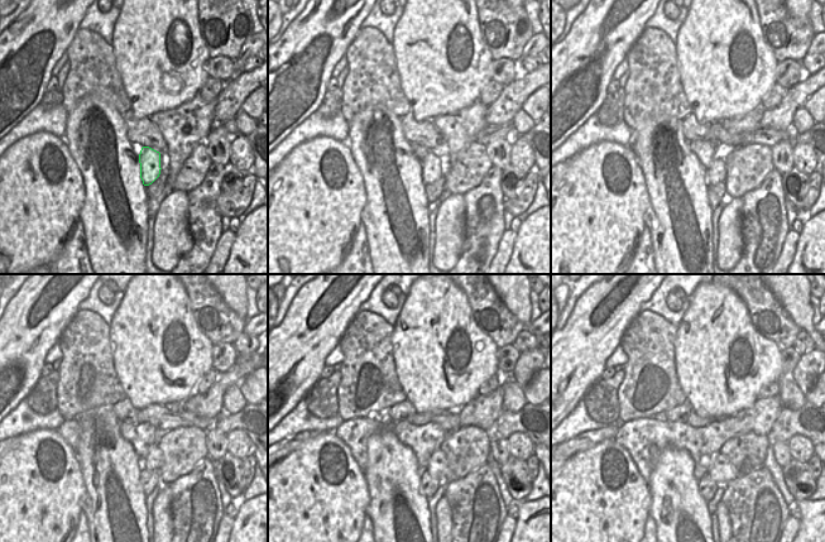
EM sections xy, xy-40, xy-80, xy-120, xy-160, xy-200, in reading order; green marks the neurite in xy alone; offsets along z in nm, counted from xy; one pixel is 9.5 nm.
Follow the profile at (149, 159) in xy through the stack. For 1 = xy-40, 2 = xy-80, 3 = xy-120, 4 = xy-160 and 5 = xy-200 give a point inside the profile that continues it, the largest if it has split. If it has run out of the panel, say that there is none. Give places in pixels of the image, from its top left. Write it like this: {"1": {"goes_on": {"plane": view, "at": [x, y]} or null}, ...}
{"1": {"goes_on": {"plane": "xy-40", "at": [431, 164]}}, "2": {"goes_on": {"plane": "xy-80", "at": [715, 172]}}, "3": {"goes_on": {"plane": "xy-120", "at": [154, 451]}}, "4": {"goes_on": {"plane": "xy-160", "at": [436, 455]}}, "5": {"goes_on": {"plane": "xy-200", "at": [720, 456]}}}

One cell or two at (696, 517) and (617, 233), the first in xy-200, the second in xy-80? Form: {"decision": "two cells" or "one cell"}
{"decision": "two cells"}

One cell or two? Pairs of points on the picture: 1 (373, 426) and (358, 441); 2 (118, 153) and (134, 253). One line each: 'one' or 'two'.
1: one
2: one

